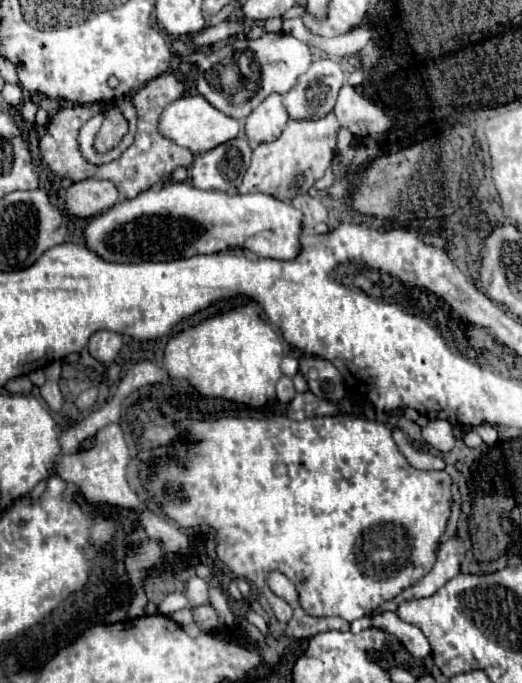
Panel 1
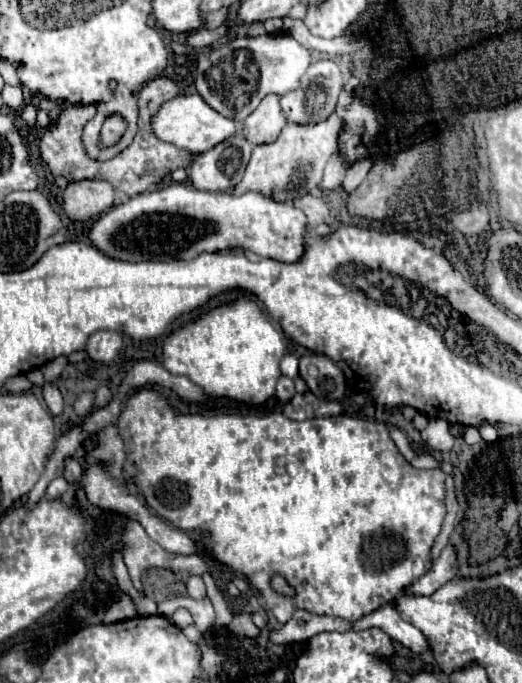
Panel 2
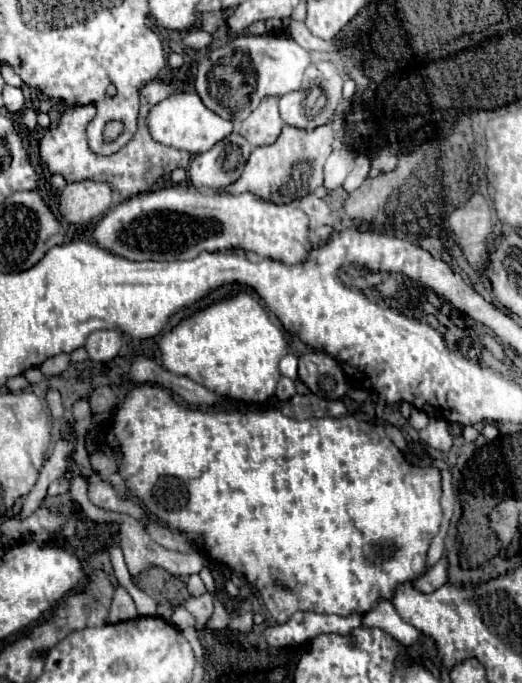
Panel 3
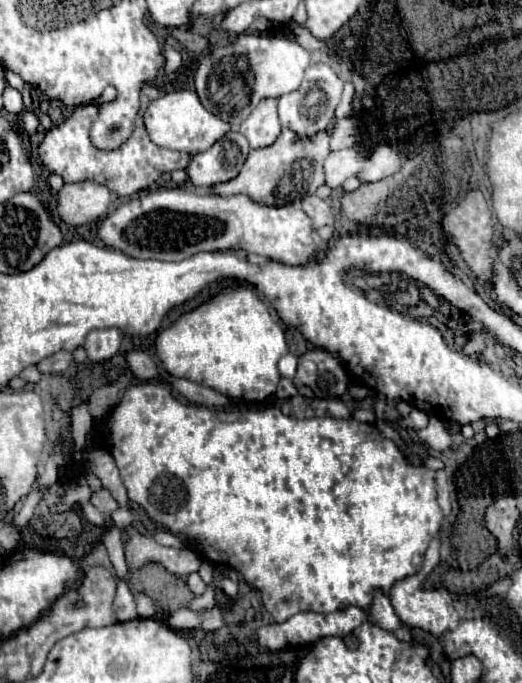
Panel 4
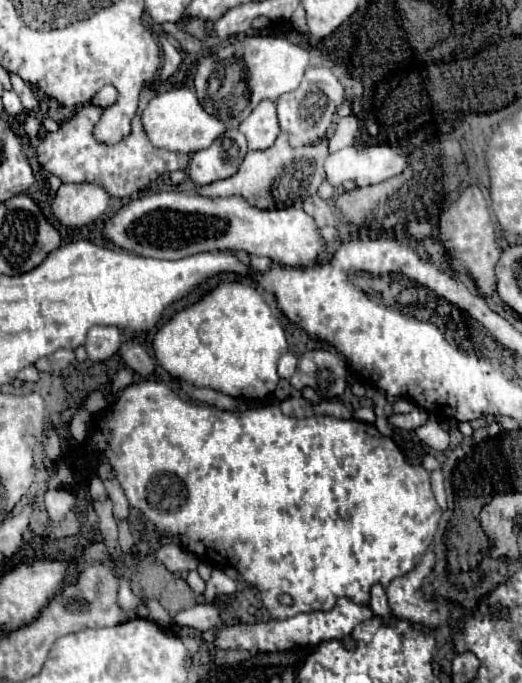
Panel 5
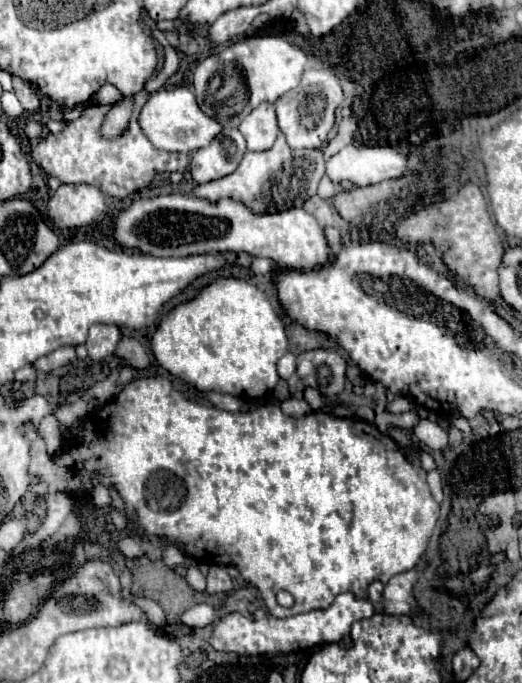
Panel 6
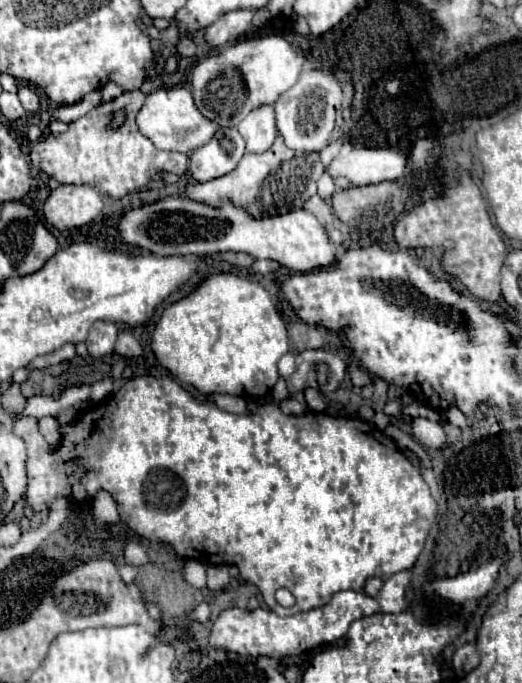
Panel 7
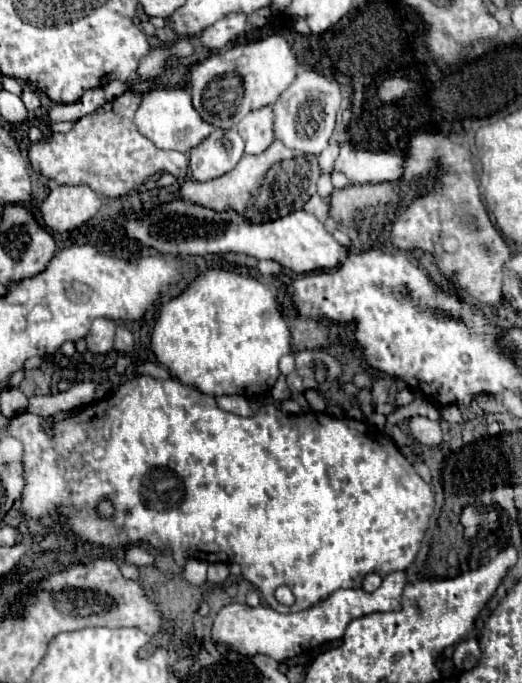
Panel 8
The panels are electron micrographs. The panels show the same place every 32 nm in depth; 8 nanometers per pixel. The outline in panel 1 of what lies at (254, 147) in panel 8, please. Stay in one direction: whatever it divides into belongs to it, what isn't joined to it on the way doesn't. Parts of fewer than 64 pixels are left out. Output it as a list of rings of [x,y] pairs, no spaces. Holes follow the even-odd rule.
[[[270,94],[246,120],[244,132],[252,146],[276,140],[288,122],[288,112],[280,94]]]

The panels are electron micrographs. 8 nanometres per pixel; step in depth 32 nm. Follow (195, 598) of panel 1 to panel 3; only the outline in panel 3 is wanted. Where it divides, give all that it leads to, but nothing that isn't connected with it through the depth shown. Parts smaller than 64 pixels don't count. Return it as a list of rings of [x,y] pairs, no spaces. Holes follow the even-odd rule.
[[[192,574],[192,576],[188,578],[186,586],[188,586],[190,596],[202,596],[202,594],[206,592],[206,586],[204,586],[204,582],[200,580],[200,576],[198,576],[198,574]]]

